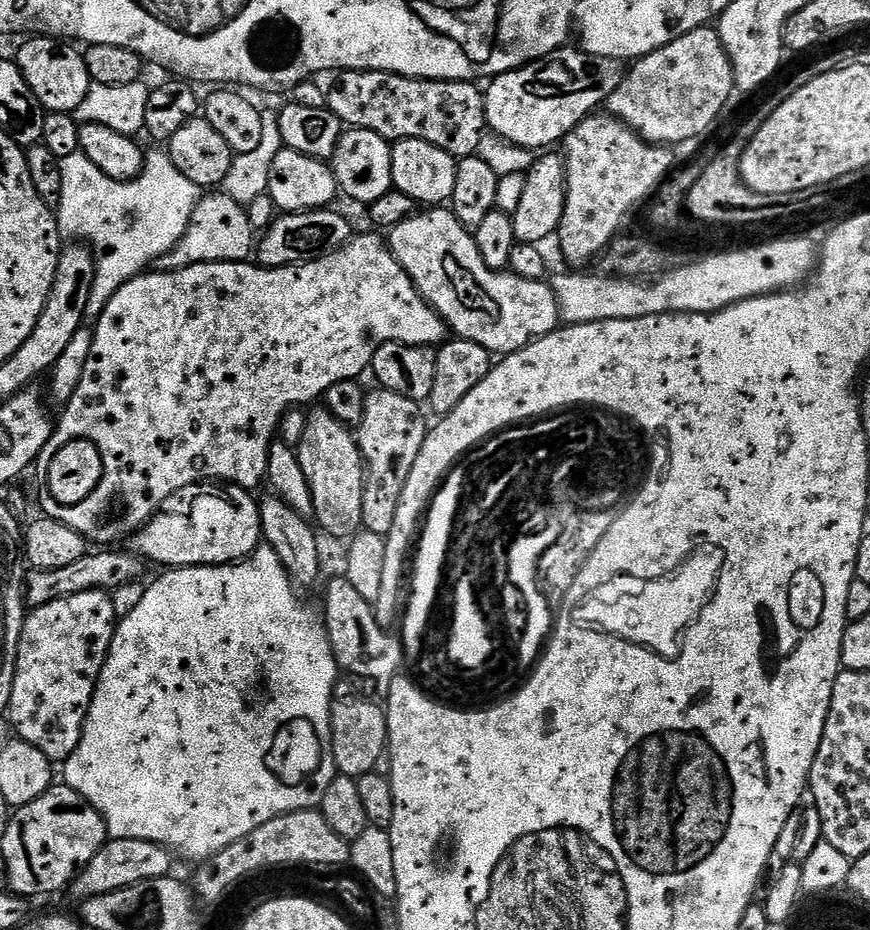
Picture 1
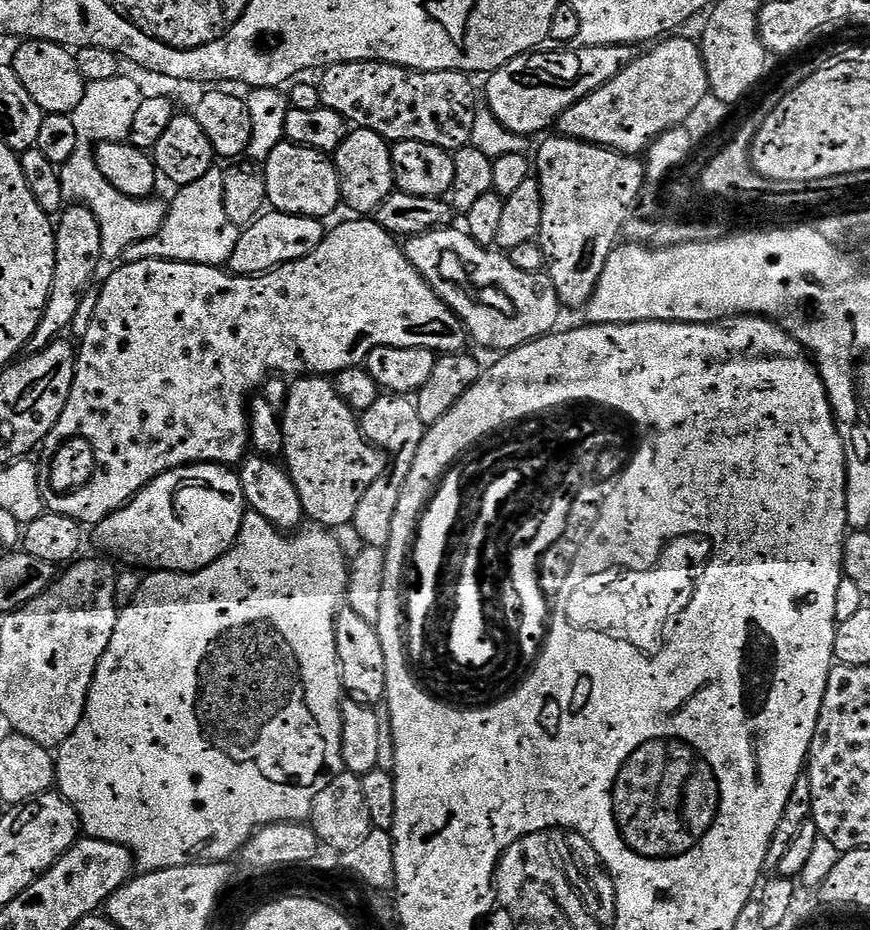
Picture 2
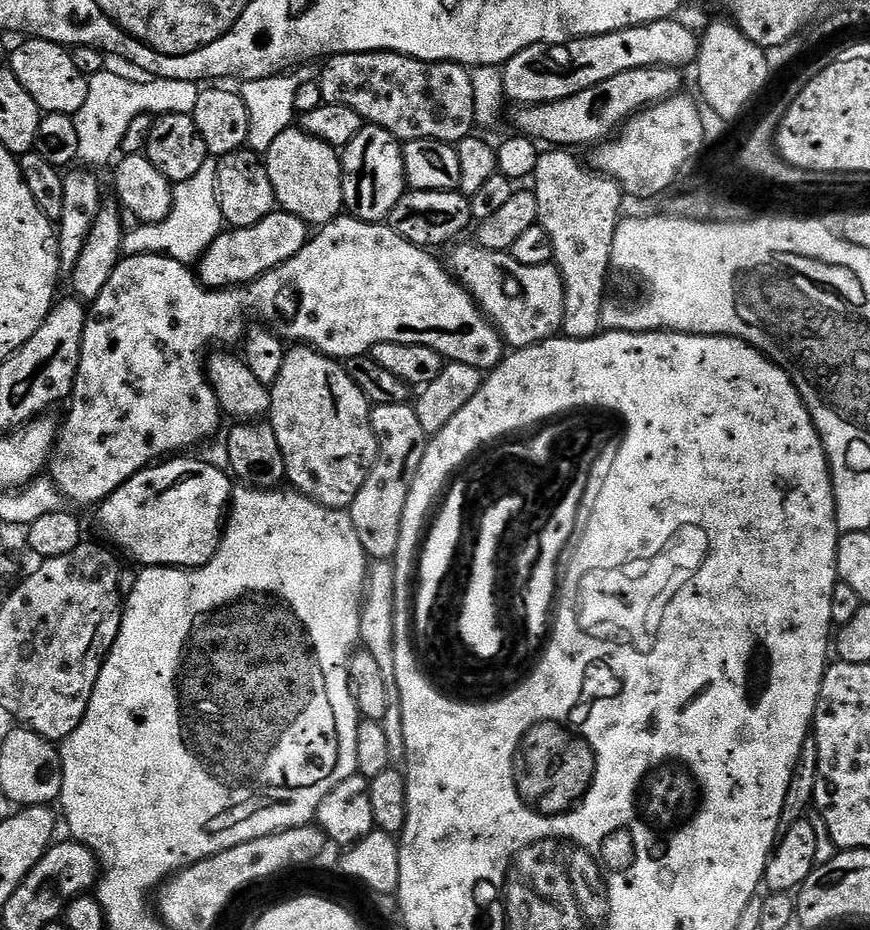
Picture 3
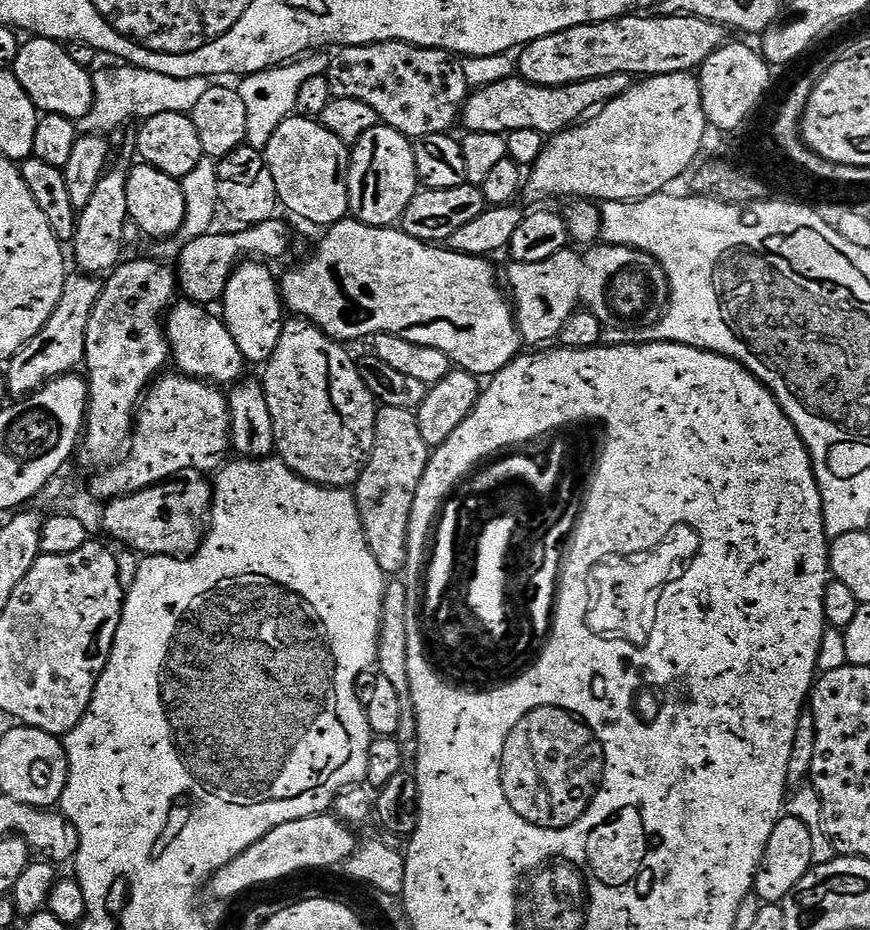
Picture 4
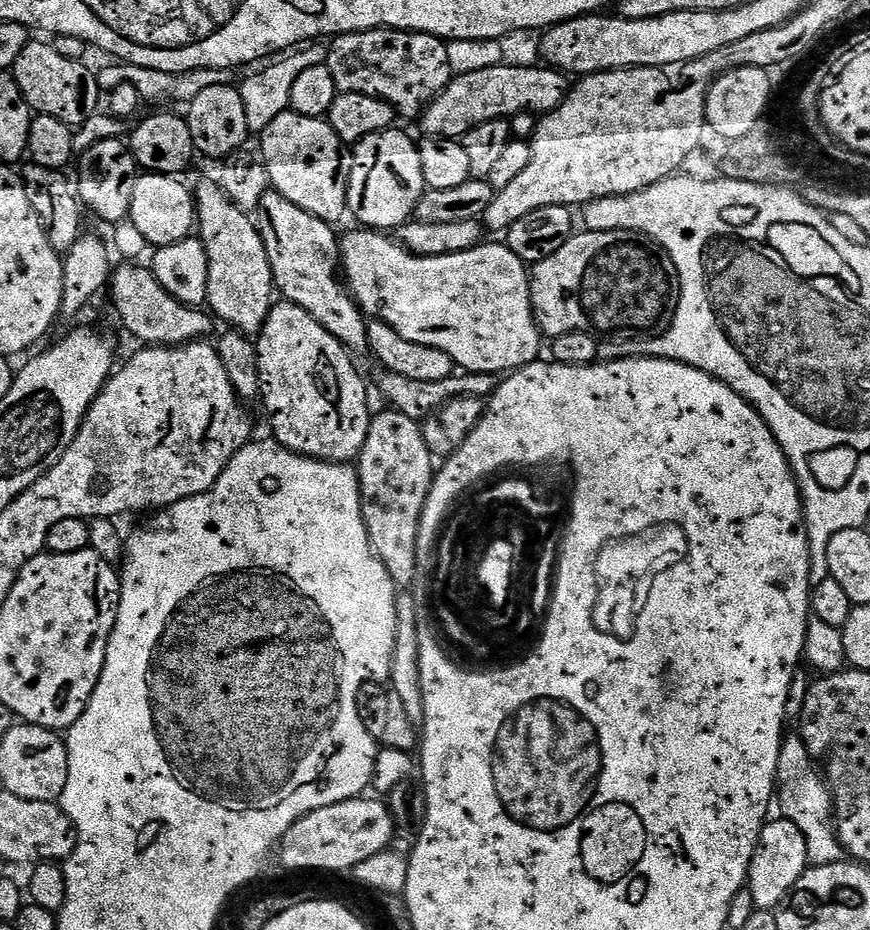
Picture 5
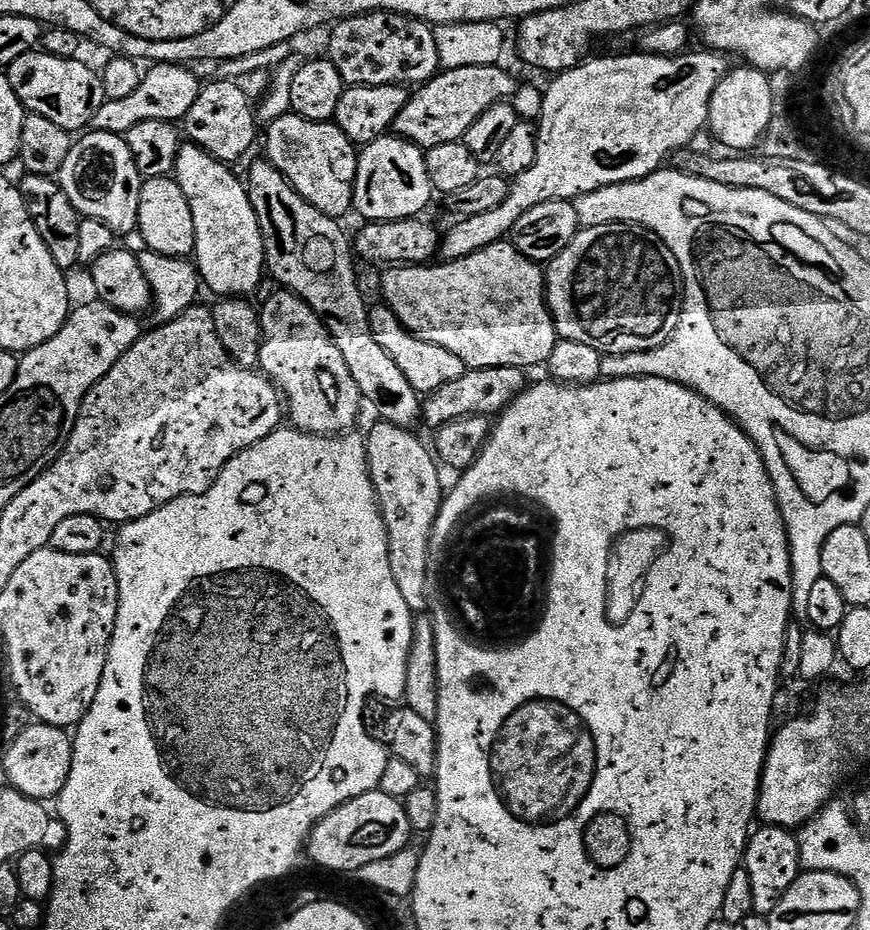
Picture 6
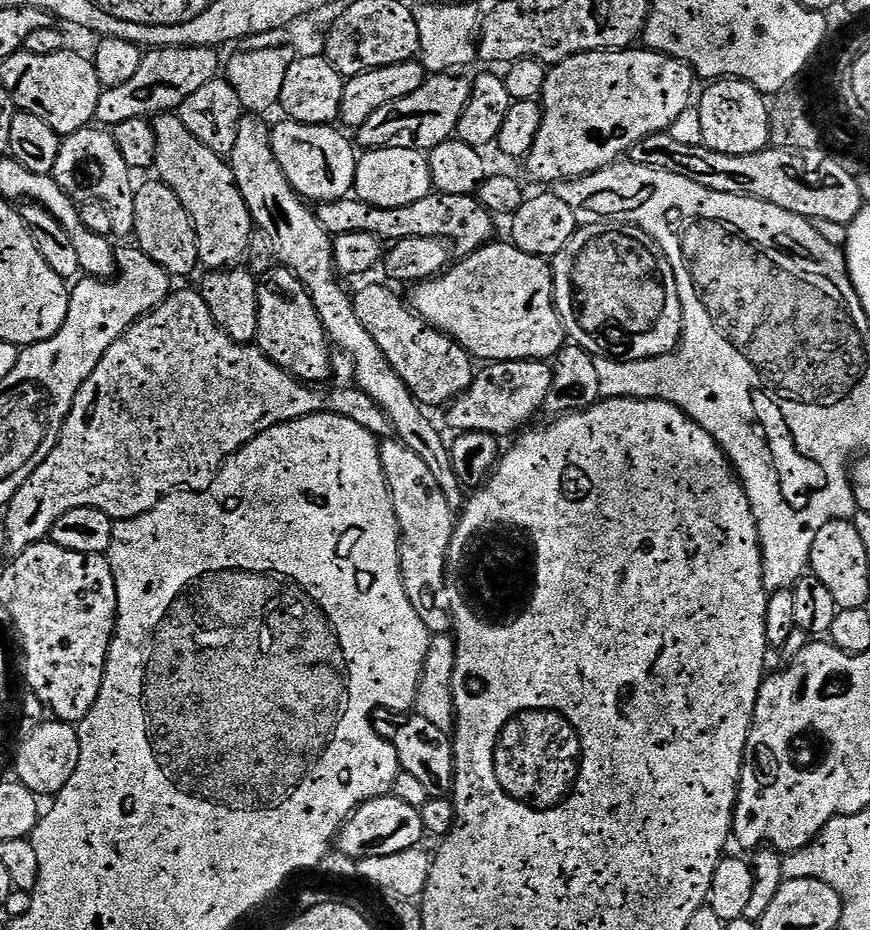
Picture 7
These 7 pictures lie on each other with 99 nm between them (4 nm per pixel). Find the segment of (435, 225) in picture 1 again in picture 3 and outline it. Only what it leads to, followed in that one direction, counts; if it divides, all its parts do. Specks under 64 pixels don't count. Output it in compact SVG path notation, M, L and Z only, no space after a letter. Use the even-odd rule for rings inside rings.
M457 243L446 259L446 267L456 281L466 288L481 312L491 320L509 349L529 348L531 344L541 344L543 340L551 340L560 332L560 323L564 313L564 280L560 276L555 263L542 266L522 266L506 252L495 252L472 244Z

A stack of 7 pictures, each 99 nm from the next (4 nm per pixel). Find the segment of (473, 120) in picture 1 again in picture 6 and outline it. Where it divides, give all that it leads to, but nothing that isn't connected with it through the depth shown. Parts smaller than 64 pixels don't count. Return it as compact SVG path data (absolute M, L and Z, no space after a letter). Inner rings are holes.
M363 12L361 16L351 16L335 21L326 36L326 56L342 74L348 86L419 86L427 84L441 71L438 58L438 42L433 25L412 16L403 16L397 12Z

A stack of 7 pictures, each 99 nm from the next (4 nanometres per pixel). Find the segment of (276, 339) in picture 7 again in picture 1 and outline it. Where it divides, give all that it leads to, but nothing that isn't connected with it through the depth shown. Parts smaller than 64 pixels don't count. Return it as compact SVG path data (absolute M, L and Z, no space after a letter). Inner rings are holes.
M316 407L311 409L313 412L307 413L307 428L295 447L296 457L298 466L302 466L302 474L306 476L310 498L314 500L312 516L317 520L315 523L319 531L323 535L325 532L328 536L337 536L344 542L362 528L362 494L366 469L353 429L339 424L327 408Z

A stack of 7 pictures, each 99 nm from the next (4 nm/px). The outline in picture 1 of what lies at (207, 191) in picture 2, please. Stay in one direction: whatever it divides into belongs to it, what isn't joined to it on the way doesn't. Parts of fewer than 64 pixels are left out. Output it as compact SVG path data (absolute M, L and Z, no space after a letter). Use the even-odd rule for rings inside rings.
M201 195L180 240L158 261L161 272L176 272L195 264L235 264L249 259L254 252L254 229L248 213L231 196Z

